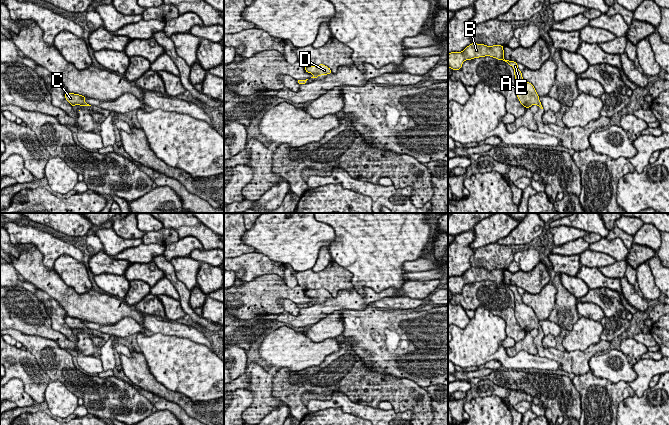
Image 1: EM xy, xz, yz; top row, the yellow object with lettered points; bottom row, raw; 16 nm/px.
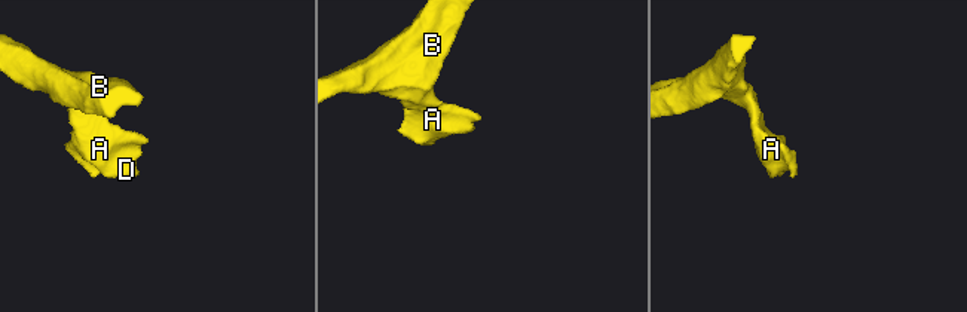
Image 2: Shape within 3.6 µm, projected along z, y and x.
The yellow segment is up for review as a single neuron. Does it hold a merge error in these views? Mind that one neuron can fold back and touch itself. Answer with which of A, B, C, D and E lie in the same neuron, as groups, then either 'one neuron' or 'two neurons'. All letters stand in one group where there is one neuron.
groups A B C D E; one neuron

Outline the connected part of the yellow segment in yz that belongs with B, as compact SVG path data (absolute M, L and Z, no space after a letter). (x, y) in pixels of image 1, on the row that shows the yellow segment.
M471 43L461 52L448 53L448 67L452 70L459 70L462 68L462 64L465 60L485 56L490 56L498 60L505 61L514 69L515 92L520 103L525 108L530 108L532 105L536 104L538 107L543 109L534 86L523 79L522 73L518 69L518 64L514 61L504 59L503 48L504 46L502 45L487 46L484 44Z

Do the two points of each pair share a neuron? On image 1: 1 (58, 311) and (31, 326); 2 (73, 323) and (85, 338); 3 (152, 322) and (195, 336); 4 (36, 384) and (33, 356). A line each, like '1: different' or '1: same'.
1: different
2: same
3: same
4: same

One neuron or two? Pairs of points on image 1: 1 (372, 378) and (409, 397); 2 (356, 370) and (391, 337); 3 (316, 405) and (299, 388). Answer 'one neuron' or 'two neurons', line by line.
1: one neuron
2: two neurons
3: two neurons

